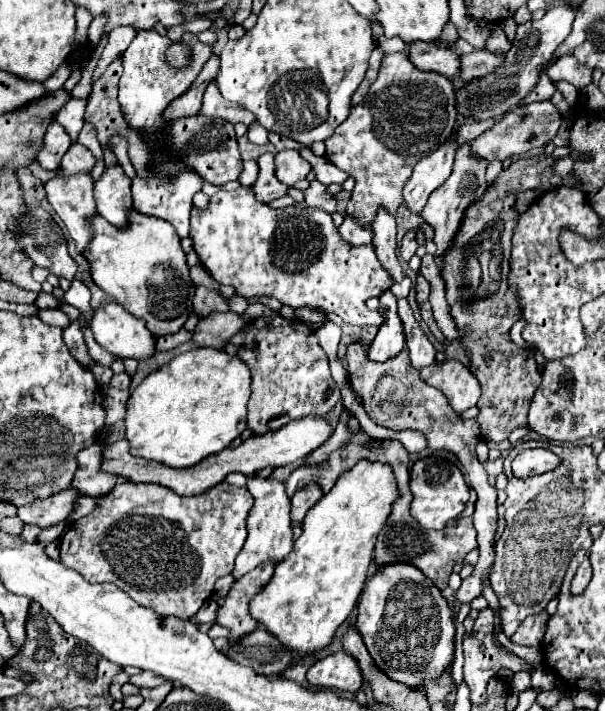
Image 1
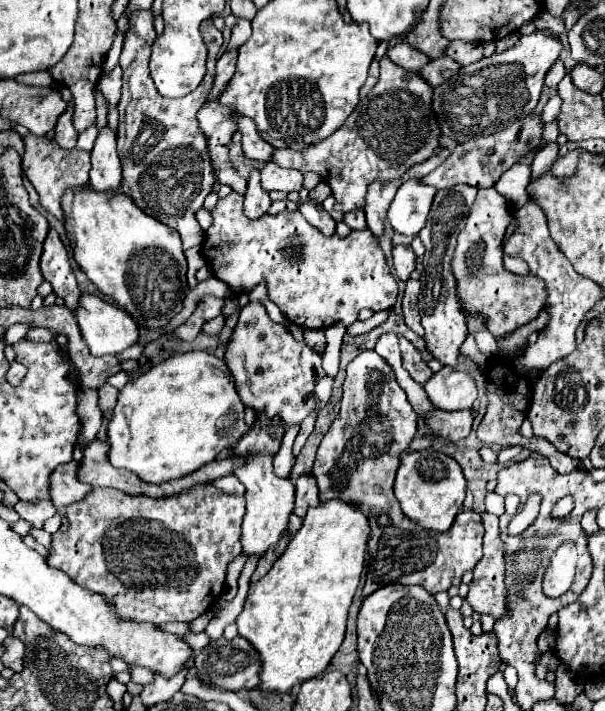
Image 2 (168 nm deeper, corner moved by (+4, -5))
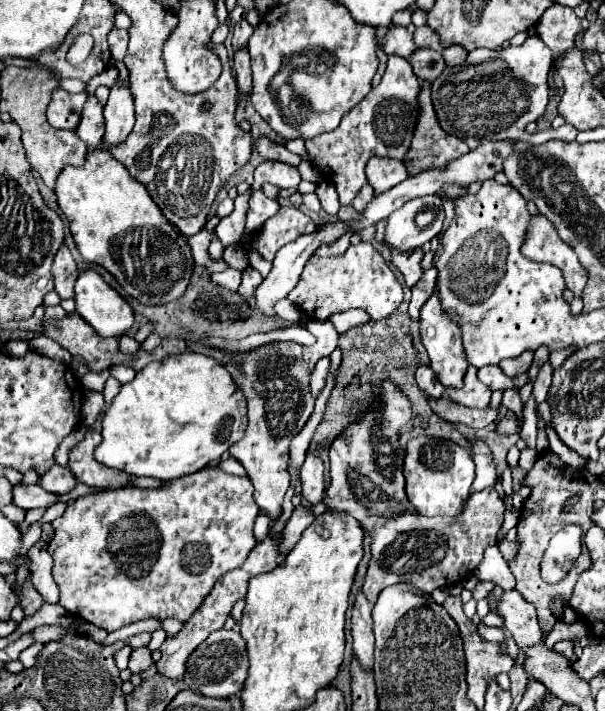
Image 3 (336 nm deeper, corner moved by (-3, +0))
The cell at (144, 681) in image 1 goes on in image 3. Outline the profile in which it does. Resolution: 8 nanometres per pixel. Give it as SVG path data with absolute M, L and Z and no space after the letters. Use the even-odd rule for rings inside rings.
M134 648L132 650L130 666L128 666L132 672L140 674L140 672L148 670L152 664L154 664L154 660L152 660L152 654L150 654L150 648Z

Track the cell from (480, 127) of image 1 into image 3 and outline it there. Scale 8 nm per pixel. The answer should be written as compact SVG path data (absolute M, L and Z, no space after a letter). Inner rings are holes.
M372 158L372 162L366 164L366 178L374 188L374 194L382 194L404 182L404 178L408 178L408 168L400 160Z

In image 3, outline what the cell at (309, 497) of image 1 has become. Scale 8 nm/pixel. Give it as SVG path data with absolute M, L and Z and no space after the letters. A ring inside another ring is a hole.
M308 454L306 462L302 464L300 476L302 476L302 496L310 504L318 504L322 500L322 494L324 494L324 488L326 488L322 460L312 456L312 454Z

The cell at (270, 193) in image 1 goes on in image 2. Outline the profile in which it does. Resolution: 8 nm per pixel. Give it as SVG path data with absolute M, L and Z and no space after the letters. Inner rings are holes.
M255 169L255 171L251 171L251 177L249 177L249 187L247 187L247 193L245 193L245 209L243 209L243 213L249 219L259 219L259 217L263 217L267 213L269 207L271 207L269 193L263 191L261 181L259 181L259 169Z

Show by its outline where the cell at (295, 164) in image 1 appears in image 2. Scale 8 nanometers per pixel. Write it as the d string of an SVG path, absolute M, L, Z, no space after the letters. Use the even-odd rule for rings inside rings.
M267 163L261 169L261 187L265 191L299 191L303 185L303 173L293 169L283 169L277 163Z

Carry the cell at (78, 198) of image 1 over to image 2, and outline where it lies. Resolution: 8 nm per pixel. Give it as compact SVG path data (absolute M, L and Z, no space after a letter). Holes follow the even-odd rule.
M33 133L23 137L25 143L25 153L23 153L23 173L31 181L31 185L37 189L41 197L41 205L53 213L57 219L63 221L63 211L61 211L61 195L69 187L81 187L87 185L89 181L89 153L81 149L61 149L55 139L47 137L37 137Z

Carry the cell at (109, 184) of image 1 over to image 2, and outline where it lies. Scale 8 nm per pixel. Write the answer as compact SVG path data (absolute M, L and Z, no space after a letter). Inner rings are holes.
M107 125L99 129L91 151L91 187L97 191L119 191L121 161L117 155L117 133Z

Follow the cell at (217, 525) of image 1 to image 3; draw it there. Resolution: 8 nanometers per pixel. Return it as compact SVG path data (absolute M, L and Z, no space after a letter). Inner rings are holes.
M204 468L200 472L188 474L184 478L176 478L170 480L164 488L122 488L122 490L100 490L94 494L86 494L76 498L74 502L68 504L66 512L56 518L52 522L54 526L54 538L48 544L48 552L54 558L54 568L52 568L52 576L60 588L60 604L72 614L78 616L82 620L92 622L98 628L104 628L108 632L114 632L126 624L144 620L144 618L176 618L180 622L188 622L188 618L192 618L192 614L202 606L204 598L210 594L210 590L214 588L214 584L228 572L228 570L236 570L240 564L244 564L244 560L248 558L248 554L252 552L252 548L256 546L256 538L252 534L252 526L254 520L258 516L258 506L254 502L254 486L250 482L248 476L232 476L226 474L218 468Z

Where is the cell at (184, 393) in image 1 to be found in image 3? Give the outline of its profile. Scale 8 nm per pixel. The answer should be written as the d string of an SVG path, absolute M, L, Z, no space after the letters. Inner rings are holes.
M186 350L182 354L172 354L148 364L132 382L122 384L120 394L114 398L102 418L102 442L94 456L104 466L118 468L134 476L172 480L194 474L212 462L216 464L220 456L244 436L244 430L246 398L224 362Z

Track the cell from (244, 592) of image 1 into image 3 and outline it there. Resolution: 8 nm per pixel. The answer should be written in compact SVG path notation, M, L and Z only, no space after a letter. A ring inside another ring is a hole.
M304 506L294 508L294 512L282 532L282 538L280 538L280 554L288 554L292 550L292 546L300 540L302 532L312 524L312 520L314 520L314 514L308 512Z

